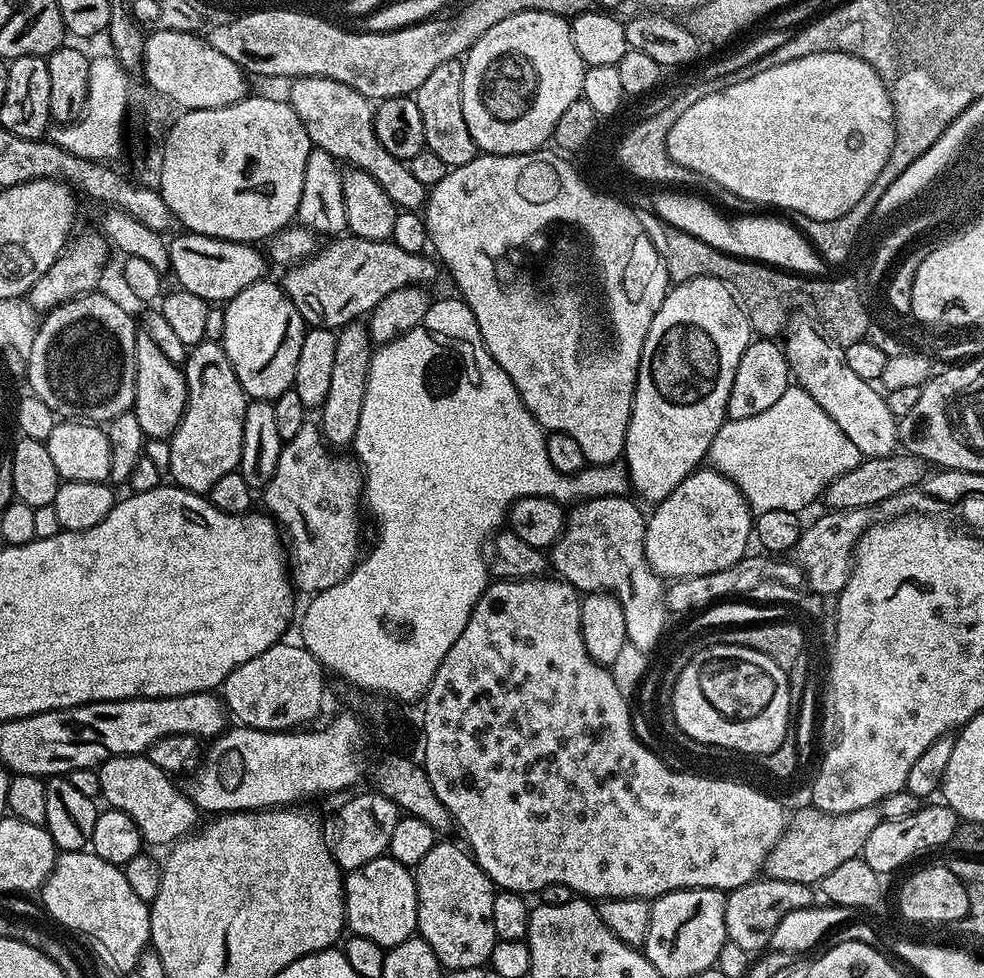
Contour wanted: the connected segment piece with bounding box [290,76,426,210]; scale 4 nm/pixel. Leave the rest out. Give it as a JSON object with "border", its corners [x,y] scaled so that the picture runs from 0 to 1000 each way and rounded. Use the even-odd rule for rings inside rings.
{"border":[[[302,78],[296,83],[296,86],[295,105],[297,111],[303,117],[307,129],[311,129],[311,137],[317,142],[320,150],[331,153],[331,157],[335,157],[342,166],[368,173],[376,182],[380,182],[380,186],[384,186],[384,190],[388,190],[388,194],[392,194],[392,198],[396,198],[398,206],[408,214],[430,214],[433,194],[429,190],[429,186],[425,186],[425,182],[421,182],[421,178],[417,178],[412,165],[400,162],[400,157],[396,157],[396,153],[392,153],[392,149],[388,149],[388,145],[384,145],[384,137],[380,133],[379,103],[375,102],[373,98],[364,96],[364,92],[330,78]]]}

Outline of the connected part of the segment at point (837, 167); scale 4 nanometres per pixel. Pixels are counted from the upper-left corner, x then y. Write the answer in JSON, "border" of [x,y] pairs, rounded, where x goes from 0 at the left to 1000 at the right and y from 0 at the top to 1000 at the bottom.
{"border":[[[839,53],[822,55],[819,59],[810,59],[783,69],[770,75],[758,84],[746,84],[746,88],[738,88],[726,96],[718,96],[712,103],[706,104],[697,117],[693,117],[685,129],[679,131],[679,140],[674,143],[677,158],[690,172],[700,172],[702,176],[713,178],[730,190],[742,194],[750,202],[760,206],[761,210],[786,209],[789,213],[798,213],[798,218],[810,217],[823,224],[839,225],[855,223],[862,215],[867,214],[880,194],[887,189],[888,184],[896,175],[900,162],[909,149],[910,129],[907,122],[907,102],[902,99],[902,90],[893,74],[890,74],[875,57],[865,57],[859,53]]]}

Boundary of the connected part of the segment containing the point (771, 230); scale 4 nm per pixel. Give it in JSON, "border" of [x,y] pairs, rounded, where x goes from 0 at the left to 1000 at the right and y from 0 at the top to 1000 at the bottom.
{"border":[[[669,192],[659,196],[661,197],[654,198],[650,194],[640,195],[638,200],[636,199],[637,208],[744,262],[768,266],[797,278],[803,276],[811,280],[819,280],[821,284],[835,284],[840,281],[839,267],[830,259],[818,240],[798,222],[795,224],[789,221],[737,219],[718,201],[697,194]]]}

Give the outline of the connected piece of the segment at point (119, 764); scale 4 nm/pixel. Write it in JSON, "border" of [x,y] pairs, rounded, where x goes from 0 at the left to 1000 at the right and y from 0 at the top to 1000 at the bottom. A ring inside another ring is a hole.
{"border":[[[149,772],[117,773],[100,786],[102,790],[102,814],[111,826],[136,836],[143,856],[154,863],[174,865],[200,846],[201,827],[190,809],[178,802],[172,790],[161,787]]]}

